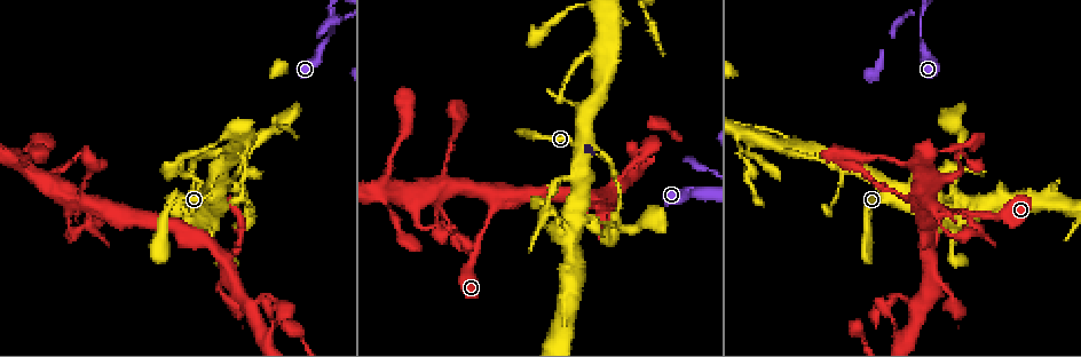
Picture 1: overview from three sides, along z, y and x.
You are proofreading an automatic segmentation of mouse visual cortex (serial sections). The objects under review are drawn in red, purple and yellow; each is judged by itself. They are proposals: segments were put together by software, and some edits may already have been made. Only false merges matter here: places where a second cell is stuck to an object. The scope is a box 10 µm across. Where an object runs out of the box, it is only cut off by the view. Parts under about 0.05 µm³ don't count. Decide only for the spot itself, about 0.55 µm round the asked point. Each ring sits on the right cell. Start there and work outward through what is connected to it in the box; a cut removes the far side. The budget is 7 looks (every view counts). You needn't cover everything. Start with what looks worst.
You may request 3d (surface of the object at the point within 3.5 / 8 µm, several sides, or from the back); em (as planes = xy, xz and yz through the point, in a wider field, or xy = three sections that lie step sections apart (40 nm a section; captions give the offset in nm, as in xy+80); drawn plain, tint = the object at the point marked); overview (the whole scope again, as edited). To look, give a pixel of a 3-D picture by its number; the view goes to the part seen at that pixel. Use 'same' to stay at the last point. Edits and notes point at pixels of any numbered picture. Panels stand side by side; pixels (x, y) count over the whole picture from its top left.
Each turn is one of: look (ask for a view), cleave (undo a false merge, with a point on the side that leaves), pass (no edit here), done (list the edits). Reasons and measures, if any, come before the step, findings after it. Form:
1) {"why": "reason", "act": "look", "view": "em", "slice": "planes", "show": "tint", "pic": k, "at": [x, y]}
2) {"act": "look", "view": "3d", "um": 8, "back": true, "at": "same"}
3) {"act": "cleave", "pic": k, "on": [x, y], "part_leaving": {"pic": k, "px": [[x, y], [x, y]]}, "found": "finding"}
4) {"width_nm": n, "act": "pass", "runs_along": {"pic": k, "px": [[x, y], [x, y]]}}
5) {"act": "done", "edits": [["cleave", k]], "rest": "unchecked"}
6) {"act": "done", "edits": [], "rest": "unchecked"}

{"why": "three arms meet", "act": "look", "view": "3d", "um": 3.5, "pic": 1, "at": [601, 152]}

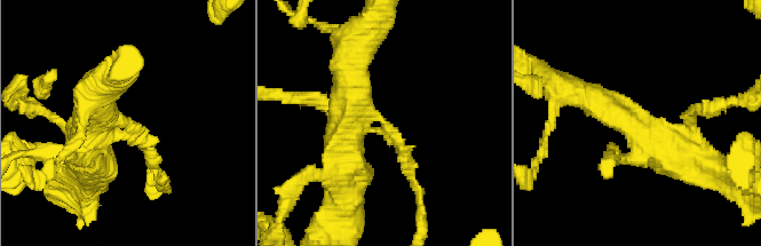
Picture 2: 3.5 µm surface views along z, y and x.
{"arms": 3, "arm_widths_nm": [150, 400, 400], "why": "shape alone is not enough", "act": "look", "view": "em", "slice": "xy", "step": 2, "show": "tint", "pic": 2, "at": [129, 122]}

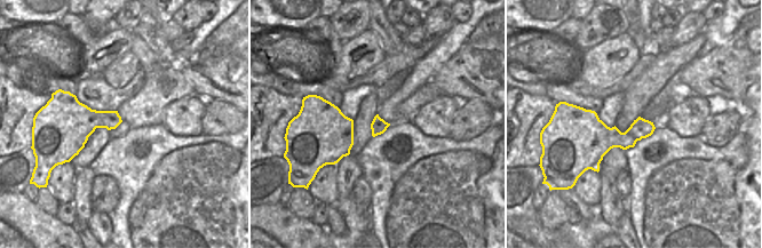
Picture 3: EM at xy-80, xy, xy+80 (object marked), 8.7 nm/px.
{"width_nm": 140, "act": "pass", "runs_along": {"pic": 2, "px": [[337, 122], [379, 119], [411, 177]]}, "found": "continuous, no second cell"}

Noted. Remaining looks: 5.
{"why": "thick turns thin", "act": "look", "view": "3d", "um": 3.5, "pic": 1, "at": [608, 22]}

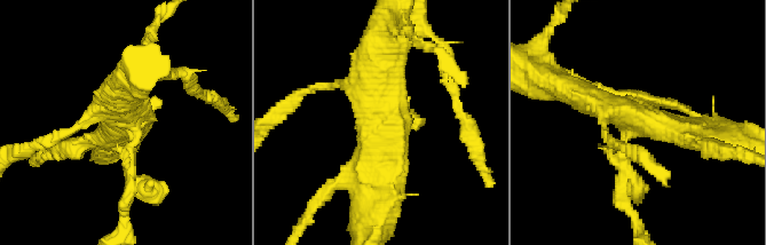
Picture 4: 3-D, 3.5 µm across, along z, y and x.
{"arms": 4, "arm_widths_nm": [150, 200, 350, 400], "why": "now the EM", "act": "look", "view": "em", "slice": "xy", "step": 1, "show": "tint", "pic": 4, "at": [374, 121]}

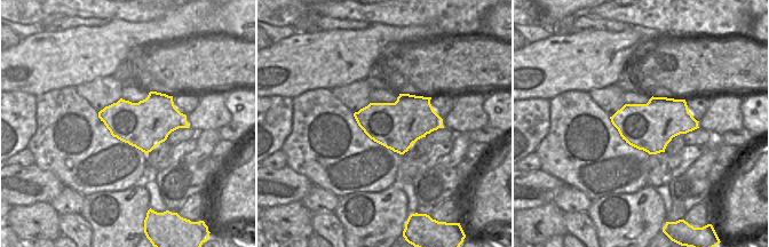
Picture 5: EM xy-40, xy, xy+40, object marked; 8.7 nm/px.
{"act": "pass", "runs_along": {"pic": 4, "px": [[372, 189], [376, 104], [326, 86]]}, "found": "continuous, no second cell"}

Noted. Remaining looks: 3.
{"why": "sharp bend", "act": "look", "view": "3d", "um": 3.5, "pic": 1, "at": [951, 206]}

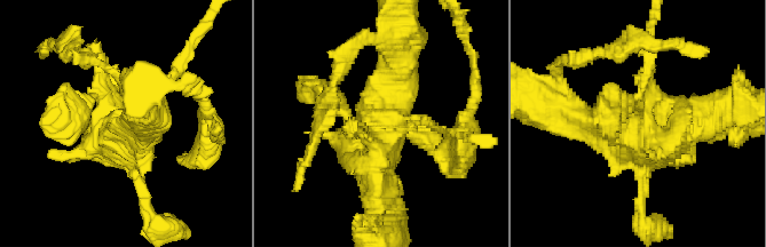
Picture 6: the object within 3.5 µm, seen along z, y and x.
{"act": "look", "view": "em", "slice": "xy", "step": 1, "show": "tint", "pic": 6, "at": [394, 125]}

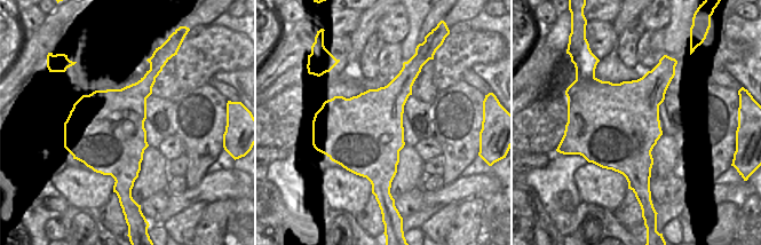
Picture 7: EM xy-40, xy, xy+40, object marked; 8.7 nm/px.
{"width_nm": 700, "act": "pass", "runs_along": {"pic": 6, "px": [[402, 56], [373, 161], [380, 194]]}, "found": "all the same cell"}

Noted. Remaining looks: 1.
{"act": "done", "edits": [], "rest": "unchecked"}

